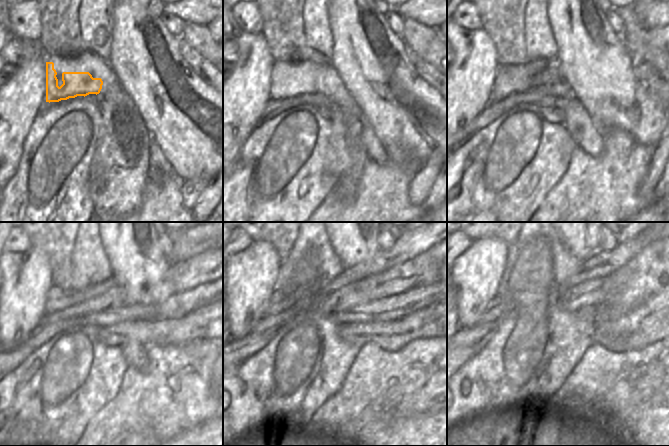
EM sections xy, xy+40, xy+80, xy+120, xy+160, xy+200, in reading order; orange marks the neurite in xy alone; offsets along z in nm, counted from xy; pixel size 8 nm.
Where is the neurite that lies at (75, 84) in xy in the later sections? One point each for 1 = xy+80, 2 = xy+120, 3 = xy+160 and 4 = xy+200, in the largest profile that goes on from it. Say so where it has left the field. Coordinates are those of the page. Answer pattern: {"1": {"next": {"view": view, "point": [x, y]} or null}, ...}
{"1": {"next": {"view": "xy+80", "point": [520, 81]}}, "2": {"next": {"view": "xy+120", "point": [55, 300]}}, "3": {"next": {"view": "xy+160", "point": [412, 243]}}, "4": {"next": {"view": "xy+200", "point": [598, 266]}}}

